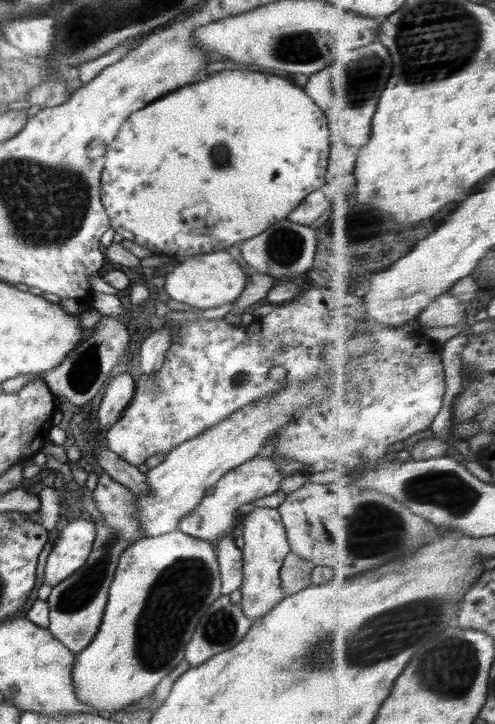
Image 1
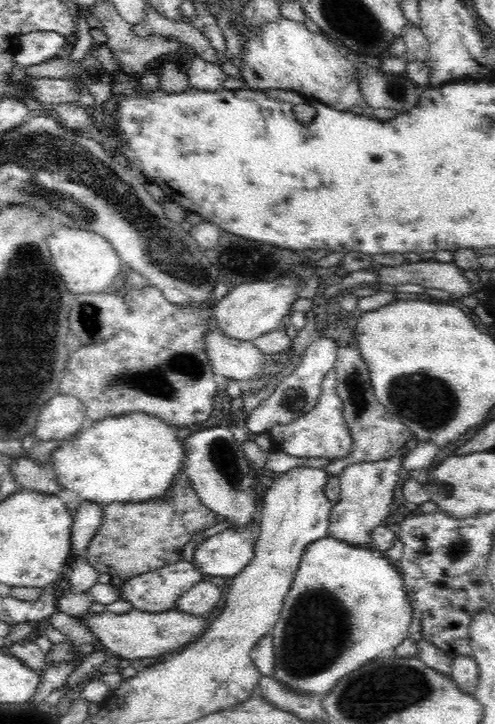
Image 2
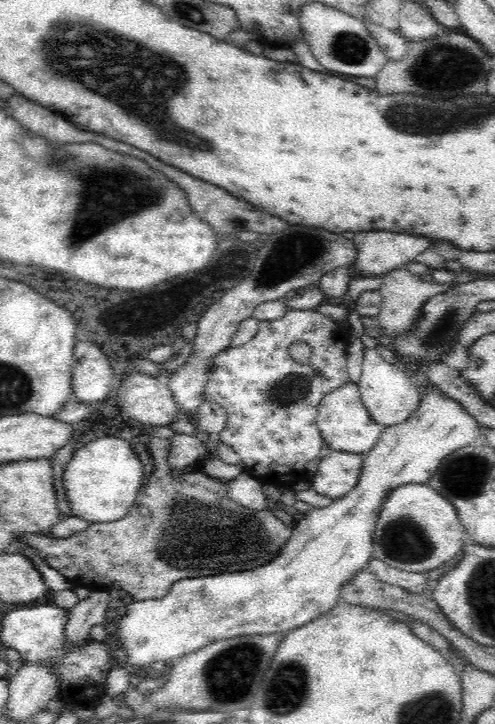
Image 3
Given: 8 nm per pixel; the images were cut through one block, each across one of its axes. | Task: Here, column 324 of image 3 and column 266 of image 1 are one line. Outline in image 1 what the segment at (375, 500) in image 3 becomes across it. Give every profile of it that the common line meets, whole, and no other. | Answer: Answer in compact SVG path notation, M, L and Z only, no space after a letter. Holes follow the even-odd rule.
M255 507L242 522L244 538L243 552L243 581L239 588L242 593L241 610L250 620L264 617L277 602L286 598L281 588L280 569L286 555L291 551L278 509Z

